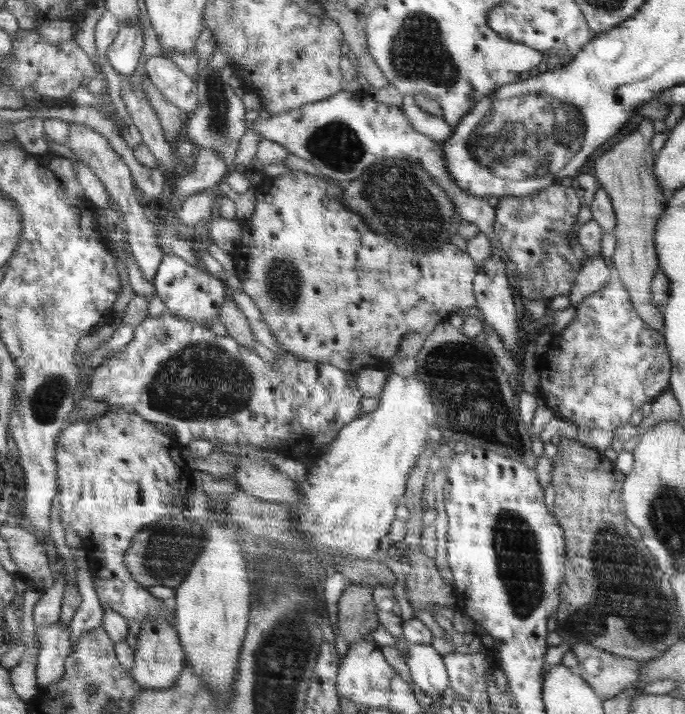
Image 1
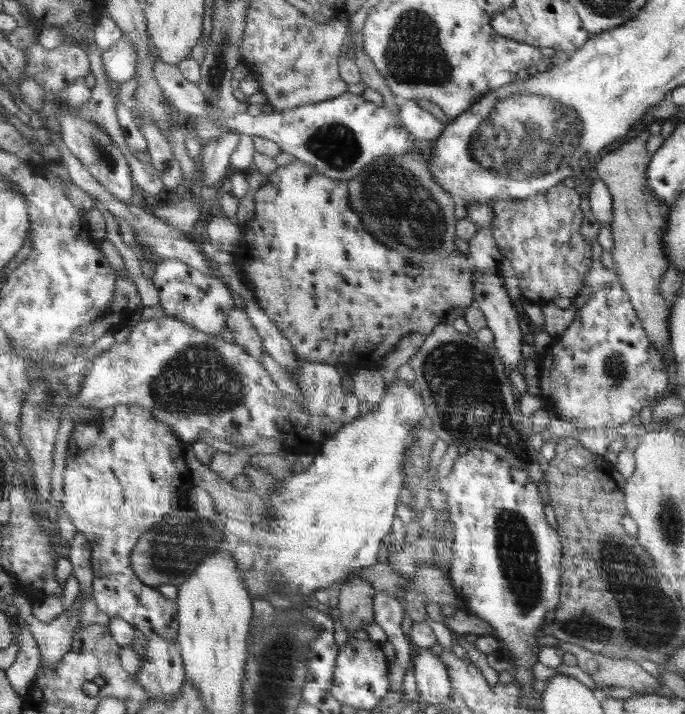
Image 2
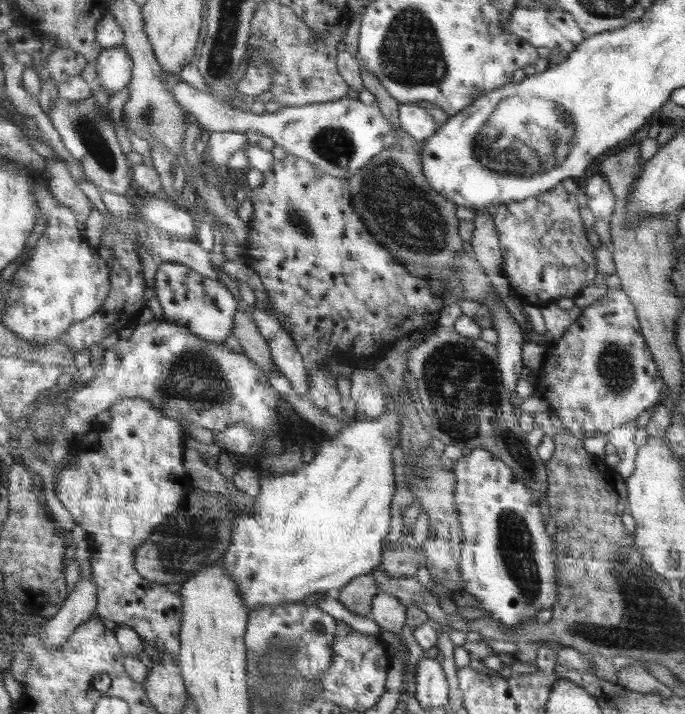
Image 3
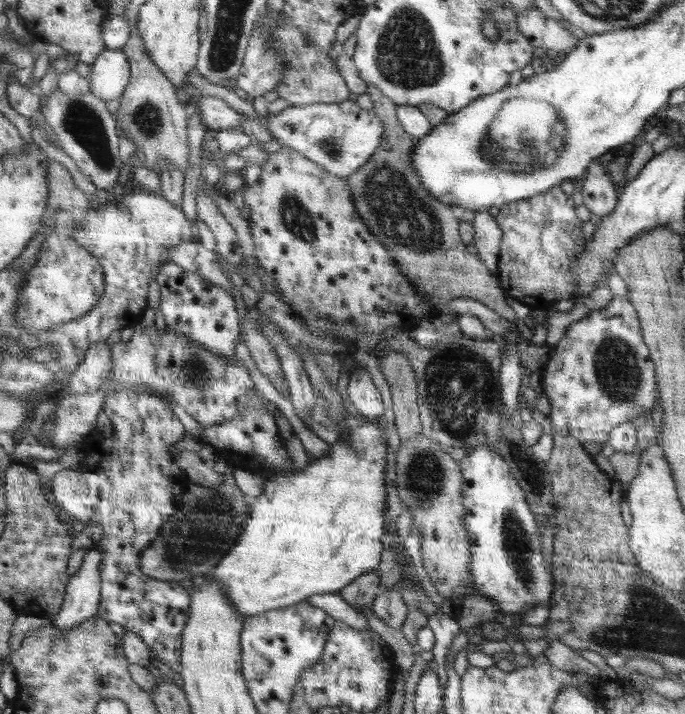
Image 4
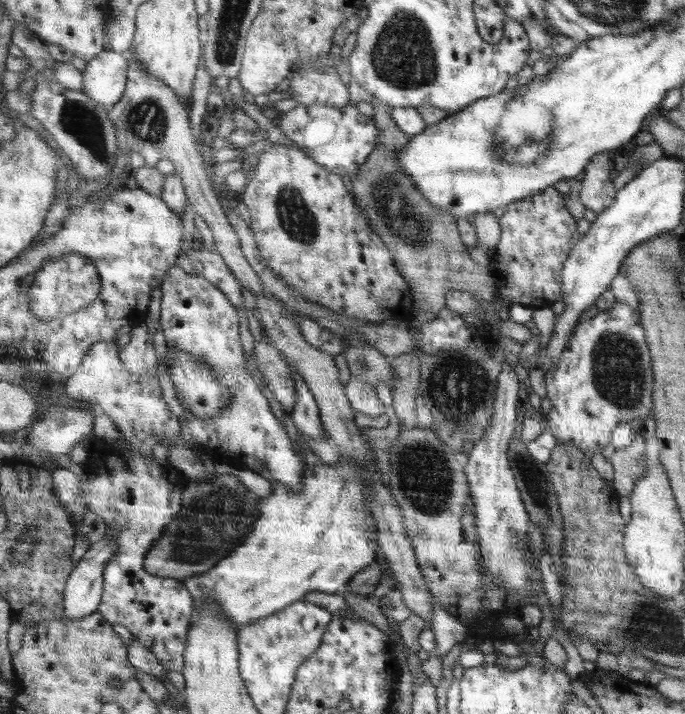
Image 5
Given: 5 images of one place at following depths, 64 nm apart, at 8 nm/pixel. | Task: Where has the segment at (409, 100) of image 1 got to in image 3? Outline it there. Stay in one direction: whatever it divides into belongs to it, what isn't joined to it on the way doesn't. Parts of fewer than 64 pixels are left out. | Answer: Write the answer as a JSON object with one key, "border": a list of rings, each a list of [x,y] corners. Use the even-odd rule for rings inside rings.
{"border":[[[399,104],[399,128],[417,142],[425,142],[439,130],[433,116],[419,104]]]}

